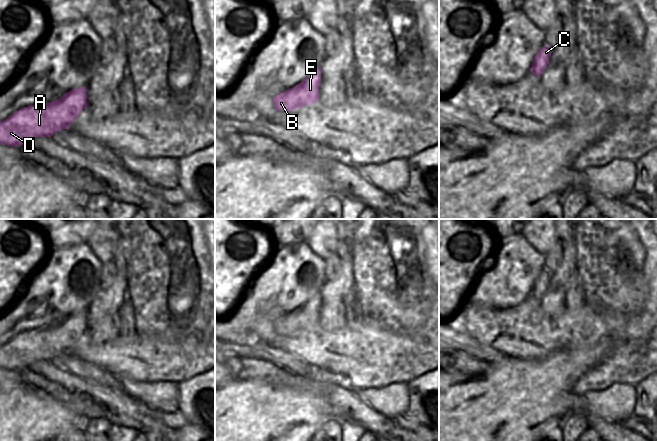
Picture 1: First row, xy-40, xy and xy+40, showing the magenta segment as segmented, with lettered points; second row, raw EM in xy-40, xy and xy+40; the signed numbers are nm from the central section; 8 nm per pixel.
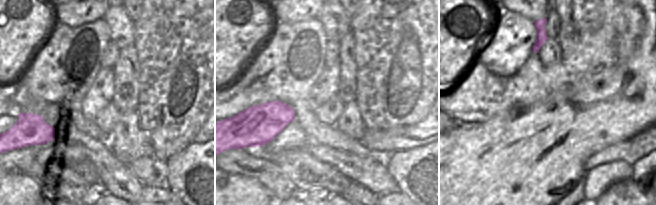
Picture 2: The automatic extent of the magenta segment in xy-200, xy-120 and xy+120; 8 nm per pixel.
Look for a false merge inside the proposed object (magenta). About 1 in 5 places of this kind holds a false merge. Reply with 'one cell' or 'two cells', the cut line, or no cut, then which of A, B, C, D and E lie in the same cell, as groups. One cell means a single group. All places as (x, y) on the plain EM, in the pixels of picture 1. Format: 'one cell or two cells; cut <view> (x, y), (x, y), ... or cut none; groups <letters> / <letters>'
one cell; cut none; groups A B C D E

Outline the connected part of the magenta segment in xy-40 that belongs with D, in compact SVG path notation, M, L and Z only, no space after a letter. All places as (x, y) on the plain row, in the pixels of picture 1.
M80 311L56 325L24 331L0 346L0 368L18 371L36 361L51 361L67 353L88 329L87 311Z

